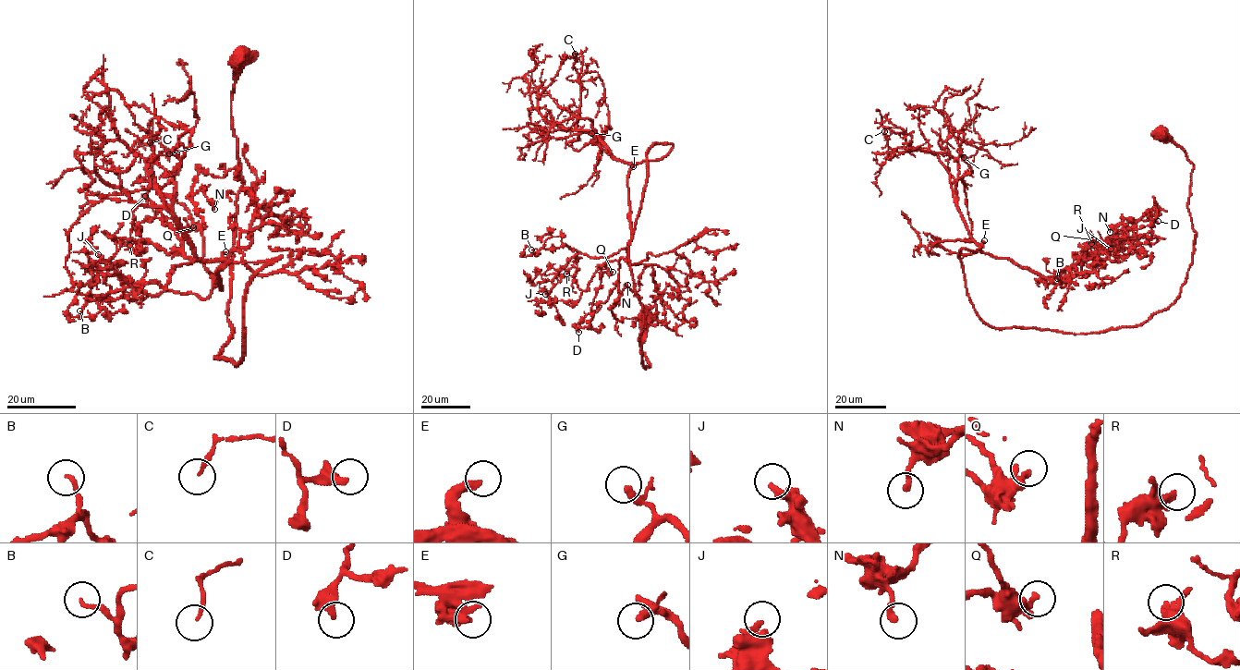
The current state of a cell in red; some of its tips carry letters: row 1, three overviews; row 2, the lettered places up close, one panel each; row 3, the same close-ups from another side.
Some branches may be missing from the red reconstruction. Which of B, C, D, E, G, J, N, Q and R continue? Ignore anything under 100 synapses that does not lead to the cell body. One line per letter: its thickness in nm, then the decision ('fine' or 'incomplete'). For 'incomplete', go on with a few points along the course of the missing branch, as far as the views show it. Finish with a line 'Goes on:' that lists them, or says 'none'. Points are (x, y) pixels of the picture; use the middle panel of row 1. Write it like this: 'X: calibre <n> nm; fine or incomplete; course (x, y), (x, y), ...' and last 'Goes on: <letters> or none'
B: calibre 160 nm; fine
C: calibre 150 nm; fine
D: calibre 360 nm; fine
E: calibre 320 nm; incomplete; course (633, 166), (642, 171), (639, 166), (653, 142), (647, 125), (680, 90), (693, 69), (694, 59), (708, 59)
G: calibre 240 nm; fine
J: calibre 320 nm; fine
N: calibre 240 nm; fine
Q: calibre 200 nm; fine
R: calibre 280 nm; fine
Goes on: E

